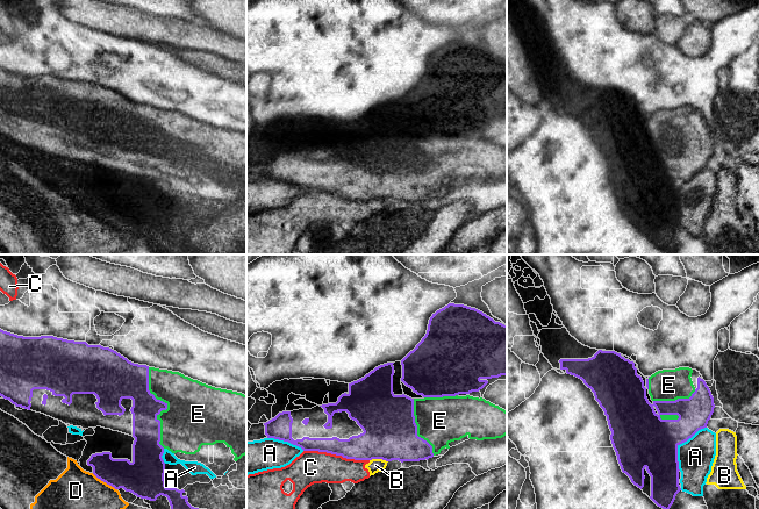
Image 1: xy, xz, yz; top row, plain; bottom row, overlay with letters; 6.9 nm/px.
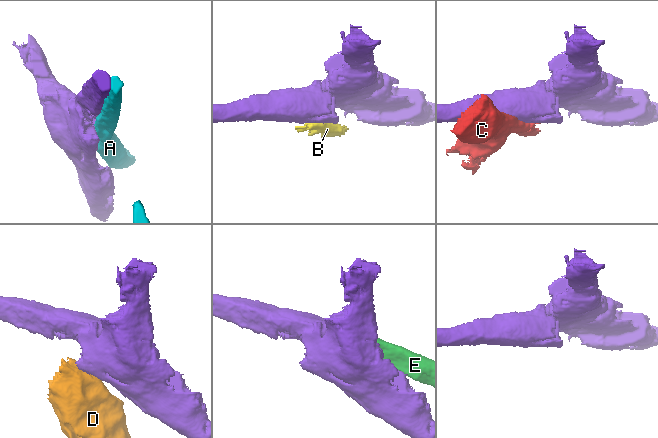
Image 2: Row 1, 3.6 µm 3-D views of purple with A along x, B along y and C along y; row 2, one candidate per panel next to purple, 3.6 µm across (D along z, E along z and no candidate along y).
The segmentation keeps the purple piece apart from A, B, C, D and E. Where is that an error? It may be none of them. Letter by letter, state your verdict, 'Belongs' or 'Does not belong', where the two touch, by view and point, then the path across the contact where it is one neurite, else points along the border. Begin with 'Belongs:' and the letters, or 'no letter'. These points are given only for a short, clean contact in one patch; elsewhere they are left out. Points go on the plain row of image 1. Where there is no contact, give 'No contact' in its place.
Belongs: E
A: Does not belong. Touches purple at yz (680, 183)
B: Does not belong. Touches purple at xz (379, 198). Boundary: xz (370, 199), (385, 199), (387, 201)
C: Does not belong. Touches purple at xz (336, 194)
D: Does not belong. Touches purple at xy (105, 221)
E: Belongs. Touches purple at xy (166, 147)

